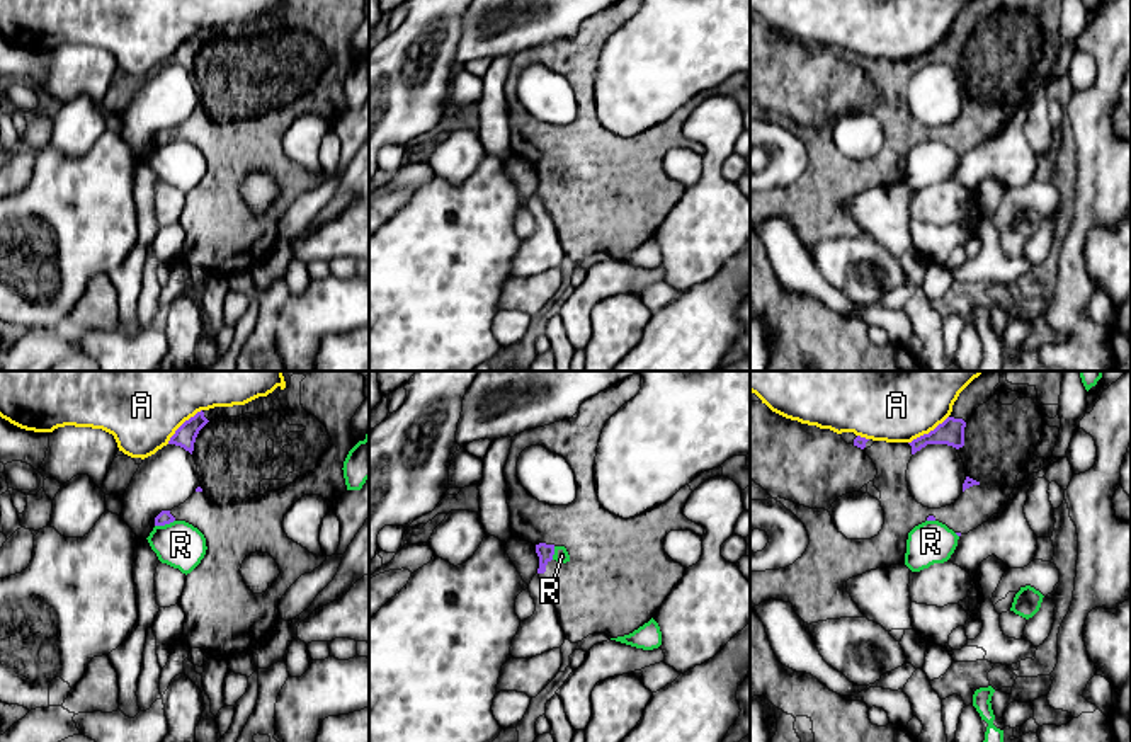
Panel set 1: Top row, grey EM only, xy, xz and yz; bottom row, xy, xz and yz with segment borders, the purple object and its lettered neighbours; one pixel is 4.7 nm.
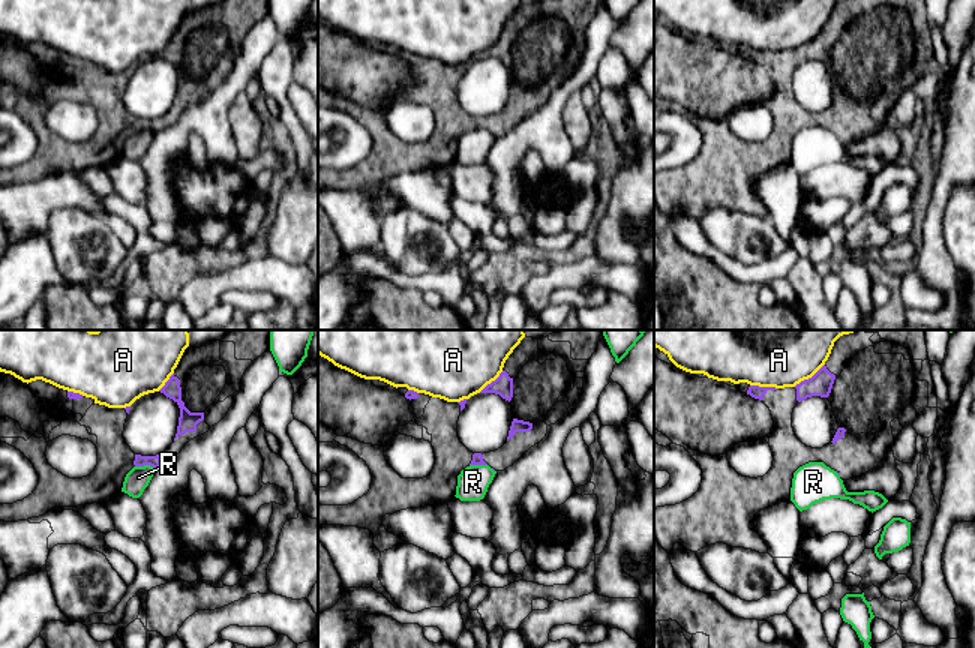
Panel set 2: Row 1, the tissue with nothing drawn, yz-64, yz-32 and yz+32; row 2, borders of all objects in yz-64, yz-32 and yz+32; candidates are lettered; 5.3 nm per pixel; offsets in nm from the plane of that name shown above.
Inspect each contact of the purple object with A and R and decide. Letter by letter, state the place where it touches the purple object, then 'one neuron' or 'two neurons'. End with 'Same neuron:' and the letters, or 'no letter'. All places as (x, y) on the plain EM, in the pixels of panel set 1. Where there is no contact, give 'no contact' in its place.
A: meets purple in yz at (929, 51); two neurons
R: meets purple in xy at (164, 143); two neurons
Same neuron: no letter

